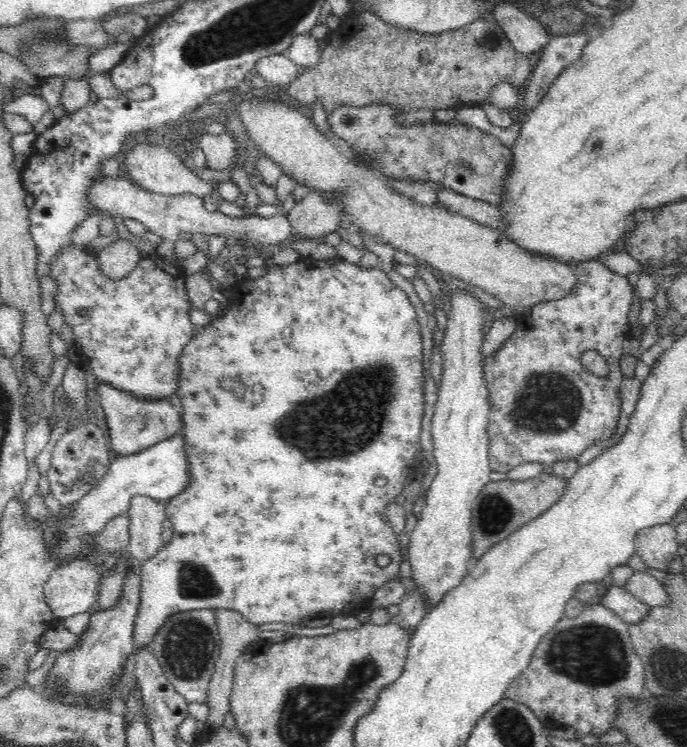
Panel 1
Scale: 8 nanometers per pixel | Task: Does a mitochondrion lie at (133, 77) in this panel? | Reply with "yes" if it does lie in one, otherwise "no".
no

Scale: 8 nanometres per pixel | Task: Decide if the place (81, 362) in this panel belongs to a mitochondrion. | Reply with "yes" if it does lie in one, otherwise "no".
no

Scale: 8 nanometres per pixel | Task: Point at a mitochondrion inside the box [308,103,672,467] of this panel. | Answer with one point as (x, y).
(548, 403)

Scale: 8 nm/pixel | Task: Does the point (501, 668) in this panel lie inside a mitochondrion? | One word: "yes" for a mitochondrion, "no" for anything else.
no

